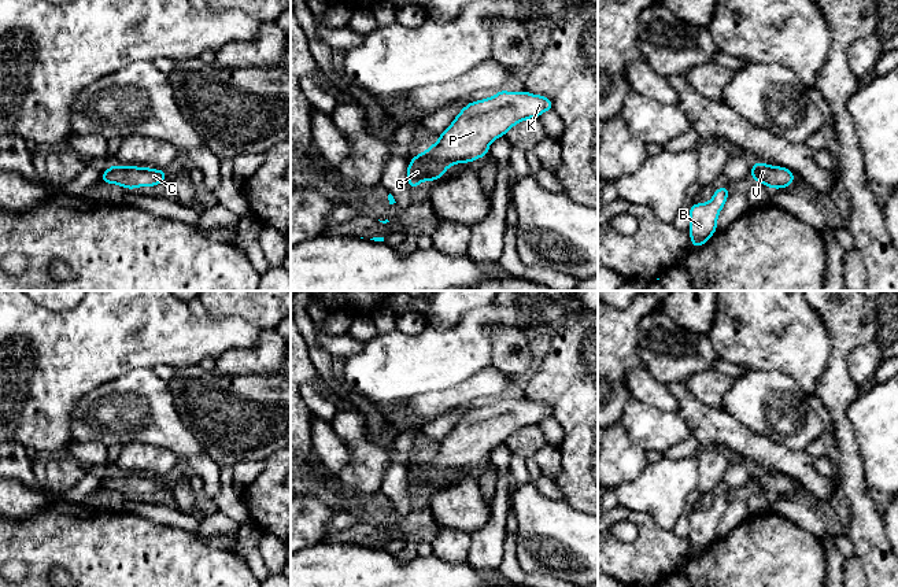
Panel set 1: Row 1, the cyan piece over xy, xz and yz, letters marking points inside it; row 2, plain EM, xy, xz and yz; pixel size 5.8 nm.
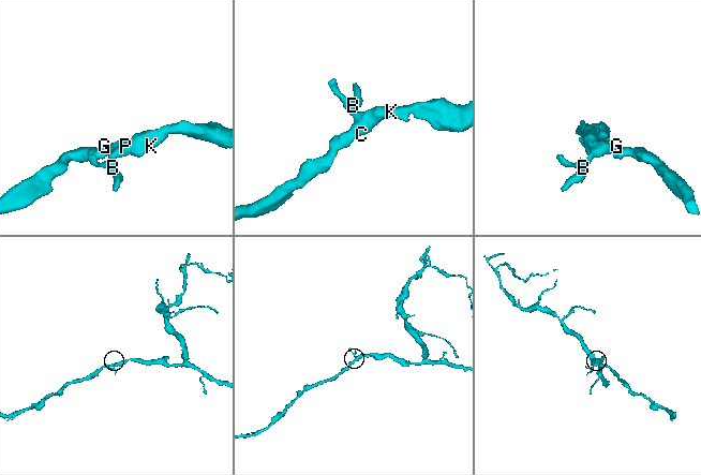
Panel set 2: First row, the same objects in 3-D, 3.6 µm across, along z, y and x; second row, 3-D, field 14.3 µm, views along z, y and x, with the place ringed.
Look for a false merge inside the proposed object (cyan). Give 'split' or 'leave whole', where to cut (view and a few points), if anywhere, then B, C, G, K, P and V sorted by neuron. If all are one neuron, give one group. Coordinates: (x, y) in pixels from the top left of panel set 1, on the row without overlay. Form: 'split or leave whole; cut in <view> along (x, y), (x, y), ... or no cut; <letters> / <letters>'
leave whole; no cut; B C G K P V

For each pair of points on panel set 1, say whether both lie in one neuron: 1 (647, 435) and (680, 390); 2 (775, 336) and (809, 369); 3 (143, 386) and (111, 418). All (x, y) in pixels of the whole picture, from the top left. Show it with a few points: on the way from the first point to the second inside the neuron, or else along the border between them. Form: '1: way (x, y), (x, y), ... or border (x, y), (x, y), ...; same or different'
1: border (677, 413), (686, 421), (691, 434); different
2: way (783, 343), (801, 361); same
3: way (136, 394), (119, 410); same

